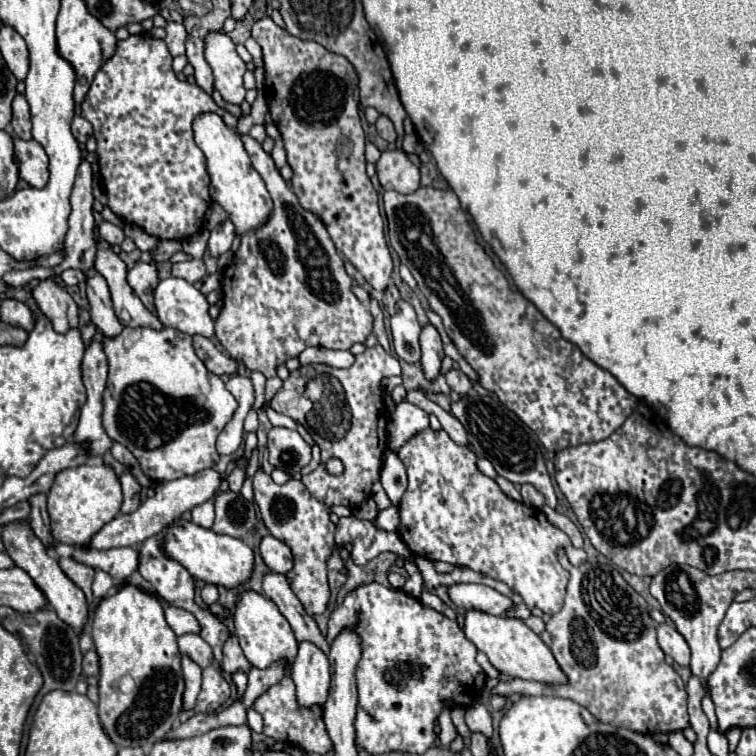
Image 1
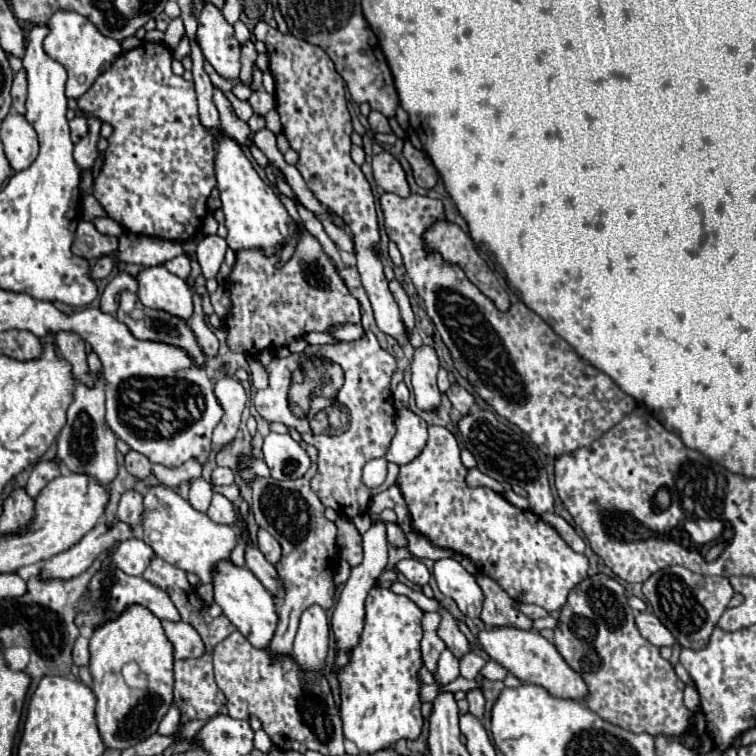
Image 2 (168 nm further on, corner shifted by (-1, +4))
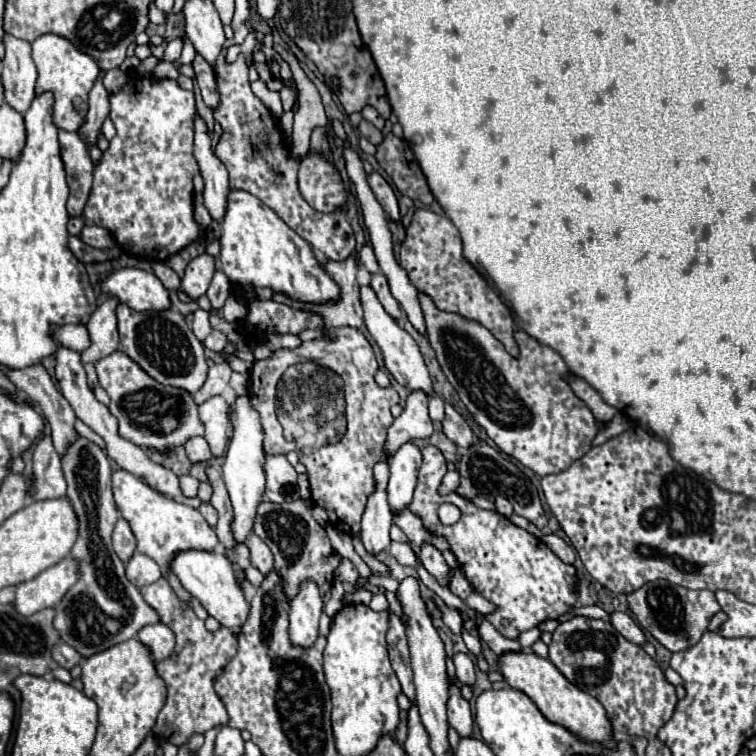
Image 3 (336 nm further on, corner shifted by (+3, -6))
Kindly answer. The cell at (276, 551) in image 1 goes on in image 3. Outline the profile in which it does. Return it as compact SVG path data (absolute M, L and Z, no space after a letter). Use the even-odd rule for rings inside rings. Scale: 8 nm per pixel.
M251 534L249 540L247 540L247 548L249 548L249 554L251 554L251 564L267 574L273 570L273 554L269 550L269 546L257 536L257 534Z

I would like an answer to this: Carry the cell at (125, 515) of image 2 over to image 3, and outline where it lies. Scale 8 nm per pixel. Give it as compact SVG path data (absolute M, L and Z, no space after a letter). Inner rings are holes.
M123 518L117 520L117 526L115 526L115 530L113 530L113 550L117 552L117 556L119 556L125 564L129 562L131 554L135 552L135 536L133 536L129 524L127 524Z

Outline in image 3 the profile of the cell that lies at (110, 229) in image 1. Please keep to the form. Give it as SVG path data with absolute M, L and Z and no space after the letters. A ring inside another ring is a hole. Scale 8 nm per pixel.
M91 224L83 226L79 238L81 238L87 246L93 246L93 248L111 248L111 246L113 246L111 234L109 234L105 228L95 226L95 224L93 224L93 226L91 226Z

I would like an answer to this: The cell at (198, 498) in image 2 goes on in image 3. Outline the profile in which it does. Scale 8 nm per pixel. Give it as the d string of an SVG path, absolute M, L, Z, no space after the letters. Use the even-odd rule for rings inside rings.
M179 476L179 484L181 484L181 490L185 496L197 496L197 486L199 486L199 480L193 478L193 476Z

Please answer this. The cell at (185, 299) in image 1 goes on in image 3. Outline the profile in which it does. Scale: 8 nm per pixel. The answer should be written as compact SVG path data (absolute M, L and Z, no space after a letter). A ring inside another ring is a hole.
M117 268L101 282L101 292L117 298L133 310L167 310L171 308L169 292L153 272L141 268Z

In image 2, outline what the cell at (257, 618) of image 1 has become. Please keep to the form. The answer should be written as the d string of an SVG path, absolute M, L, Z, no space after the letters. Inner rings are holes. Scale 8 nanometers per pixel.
M231 560L217 564L213 588L215 588L215 602L221 606L223 614L227 614L231 624L253 644L253 648L265 650L271 644L271 636L275 634L275 628L279 624L279 612L273 594L263 588L263 584L255 578L255 574L251 574L247 568L233 566Z

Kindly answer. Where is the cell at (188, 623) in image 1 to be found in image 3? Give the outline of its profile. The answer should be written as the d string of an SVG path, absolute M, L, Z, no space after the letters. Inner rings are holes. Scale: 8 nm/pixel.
M79 438L69 446L61 462L67 480L67 498L79 520L79 536L69 552L79 562L79 580L55 606L53 626L61 642L75 648L83 658L89 658L91 654L135 638L143 626L157 624L159 616L127 580L125 566L111 548L111 532L119 516L111 492L111 464L105 452L97 444Z

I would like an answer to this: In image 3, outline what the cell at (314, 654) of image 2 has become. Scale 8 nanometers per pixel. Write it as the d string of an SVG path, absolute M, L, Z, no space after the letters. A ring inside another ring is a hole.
M305 580L299 584L299 594L289 600L289 636L295 646L311 646L319 632L319 616L323 610L321 592L315 582Z

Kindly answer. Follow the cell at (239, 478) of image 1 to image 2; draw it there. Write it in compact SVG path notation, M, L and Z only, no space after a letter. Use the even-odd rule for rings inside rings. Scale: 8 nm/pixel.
M217 466L215 470L213 470L213 474L211 474L211 480L213 480L213 484L217 484L217 486L223 486L223 484L233 484L233 470L231 468L225 468L225 466Z

